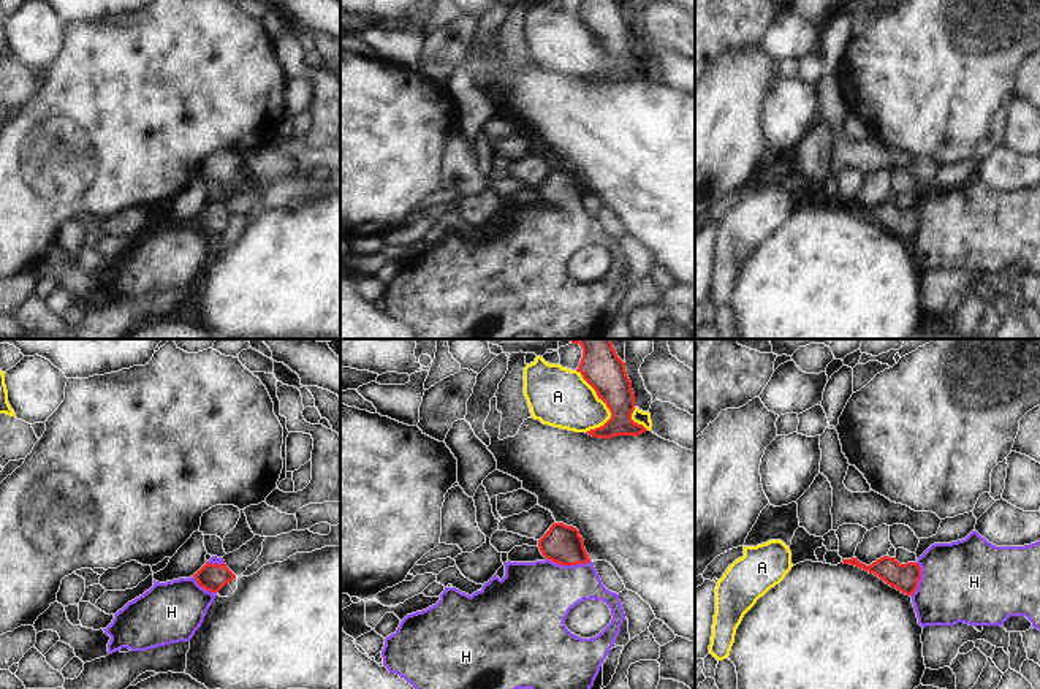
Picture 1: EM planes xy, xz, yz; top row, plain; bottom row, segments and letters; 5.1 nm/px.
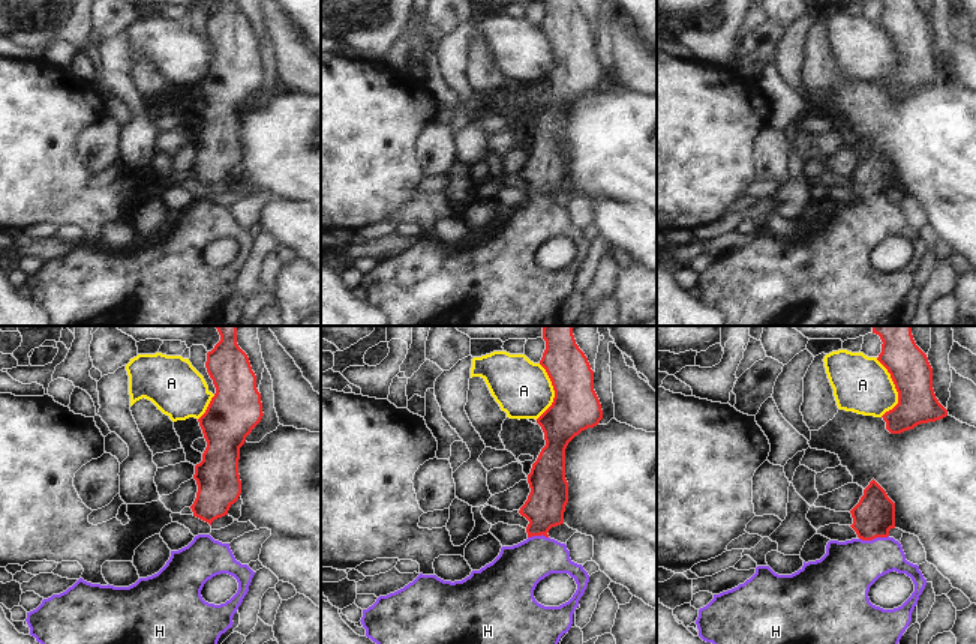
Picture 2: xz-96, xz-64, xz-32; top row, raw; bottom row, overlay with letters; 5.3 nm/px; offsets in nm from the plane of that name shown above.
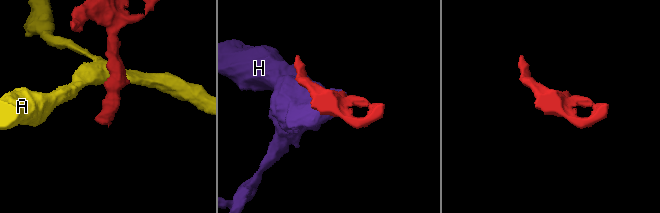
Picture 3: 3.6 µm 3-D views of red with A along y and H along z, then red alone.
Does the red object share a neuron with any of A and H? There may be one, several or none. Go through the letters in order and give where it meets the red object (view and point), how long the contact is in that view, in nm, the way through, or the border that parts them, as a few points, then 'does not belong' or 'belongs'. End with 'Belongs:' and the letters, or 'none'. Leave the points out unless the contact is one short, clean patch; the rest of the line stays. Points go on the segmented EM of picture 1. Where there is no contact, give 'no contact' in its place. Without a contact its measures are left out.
A: contact xz (607, 406); length 340 nm; does not belong
H: contact xz (569, 564); length 220 nm; way xz (562, 544), (569, 564), (534, 599); belongs
Belongs: H

